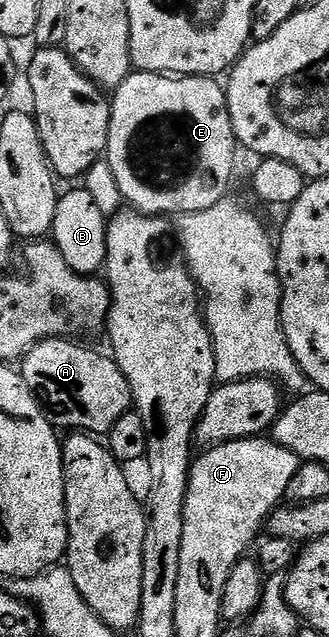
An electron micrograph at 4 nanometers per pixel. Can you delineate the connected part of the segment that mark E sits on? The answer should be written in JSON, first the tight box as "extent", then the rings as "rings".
{"extent":[106,70,238,217],"rings":[[[133,70],[132,74],[122,81],[122,85],[115,88],[111,96],[112,116],[110,117],[110,133],[108,134],[108,149],[106,162],[110,169],[114,169],[114,181],[118,181],[121,200],[131,205],[135,210],[145,215],[159,215],[161,217],[183,217],[190,213],[198,213],[202,209],[210,209],[210,205],[218,205],[229,194],[228,182],[232,179],[232,170],[236,167],[236,151],[238,144],[236,134],[232,128],[230,113],[228,112],[228,97],[223,86],[216,84],[212,77],[173,77],[158,75],[155,71]]]}

